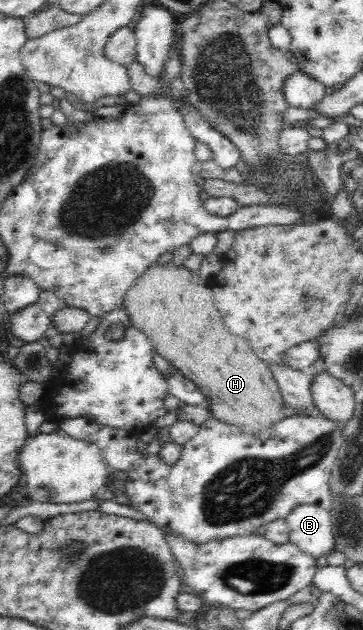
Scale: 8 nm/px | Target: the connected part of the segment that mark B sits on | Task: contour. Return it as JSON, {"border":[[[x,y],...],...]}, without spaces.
{"border":[[[296,504],[283,519],[289,528],[289,540],[323,562],[333,548],[334,524],[329,511],[317,504]]]}

